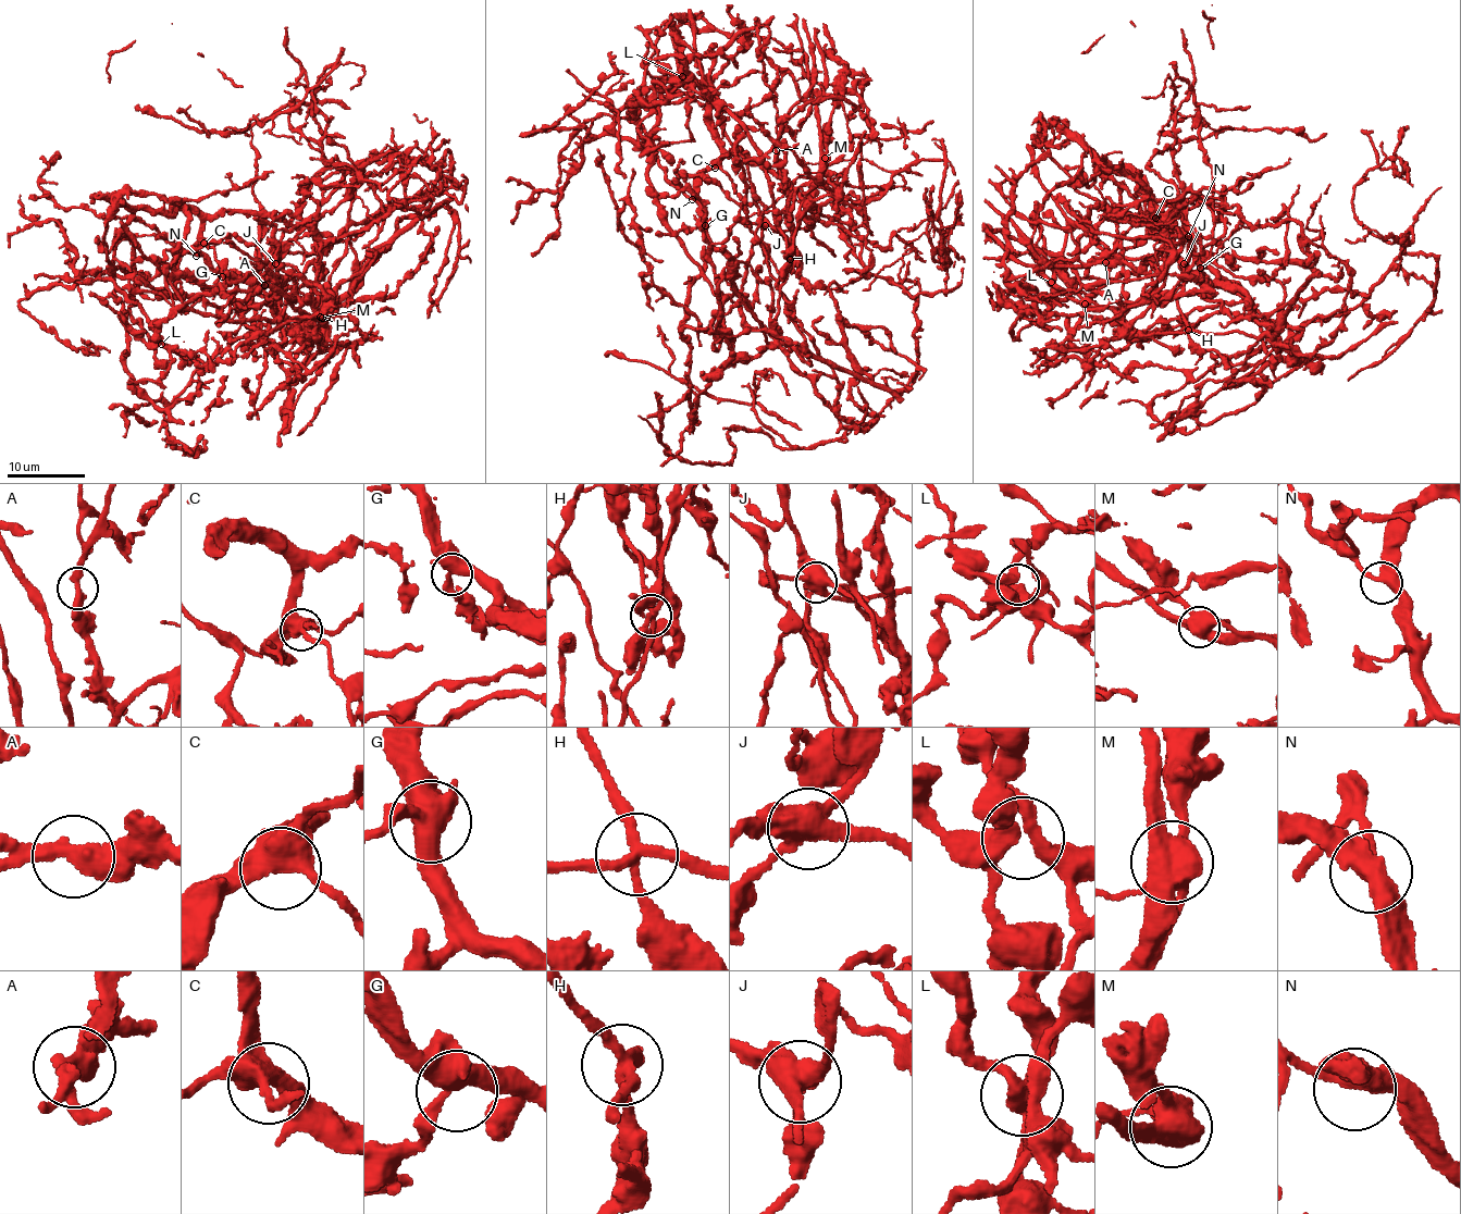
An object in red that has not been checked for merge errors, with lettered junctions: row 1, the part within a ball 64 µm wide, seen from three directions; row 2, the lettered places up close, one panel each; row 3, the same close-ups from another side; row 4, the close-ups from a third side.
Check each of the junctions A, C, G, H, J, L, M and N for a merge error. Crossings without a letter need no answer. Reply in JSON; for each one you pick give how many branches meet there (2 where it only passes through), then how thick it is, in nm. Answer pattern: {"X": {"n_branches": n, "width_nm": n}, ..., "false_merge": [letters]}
{"A": {"n_branches": 2, "width_nm": 440}, "H": {"n_branches": 4, "width_nm": 240}, "J": {"n_branches": 4, "width_nm": 550}, "M": {"n_branches": 5, "width_nm": 550}, "false_merge": ["A", "H", "J", "M"]}

